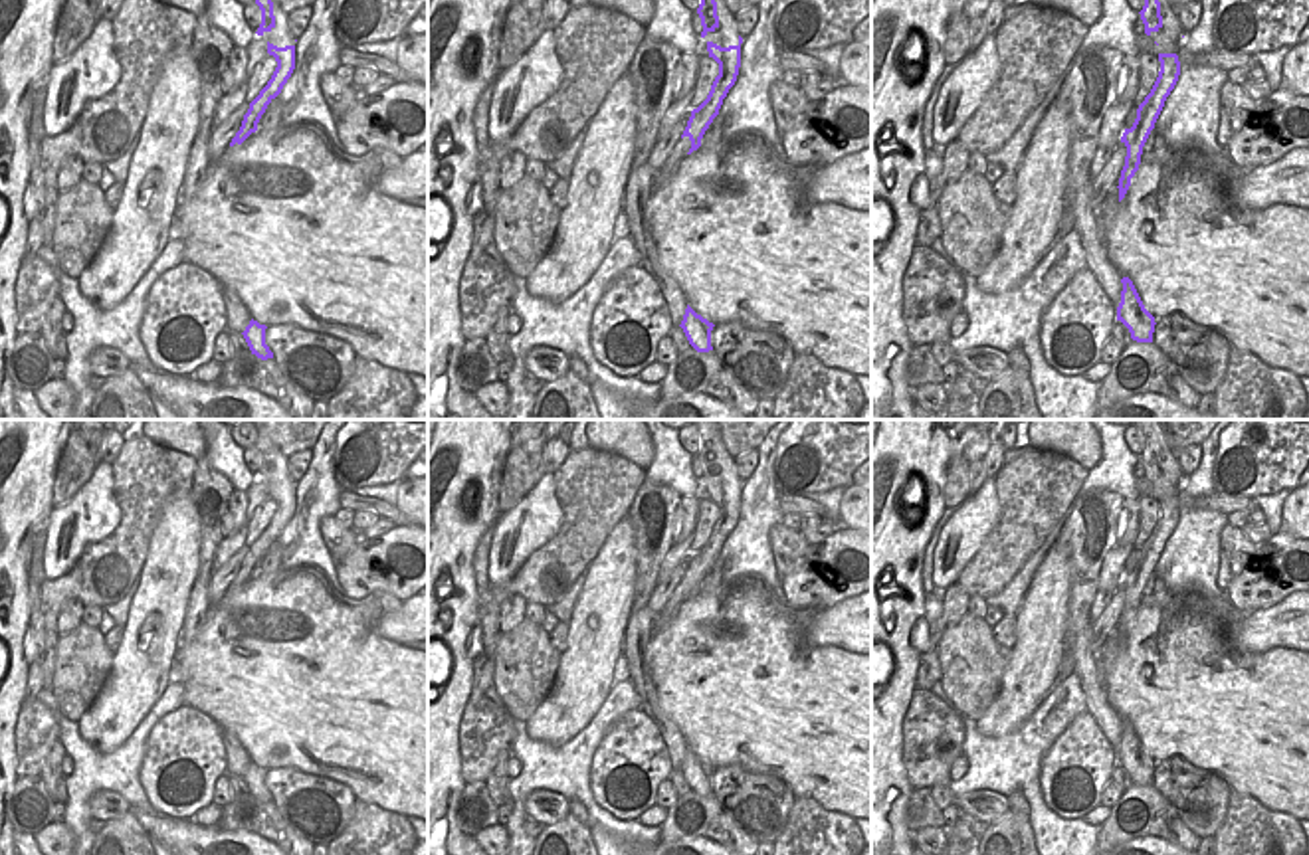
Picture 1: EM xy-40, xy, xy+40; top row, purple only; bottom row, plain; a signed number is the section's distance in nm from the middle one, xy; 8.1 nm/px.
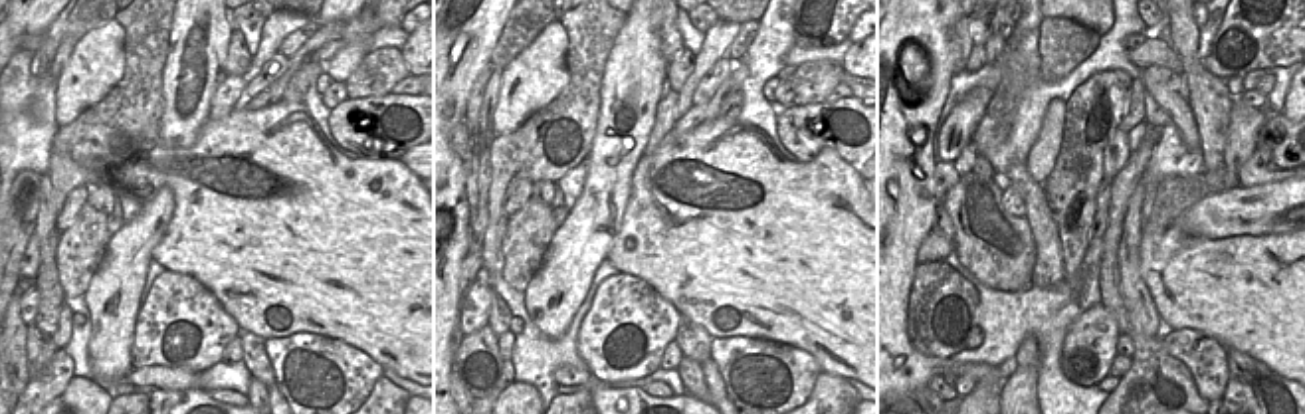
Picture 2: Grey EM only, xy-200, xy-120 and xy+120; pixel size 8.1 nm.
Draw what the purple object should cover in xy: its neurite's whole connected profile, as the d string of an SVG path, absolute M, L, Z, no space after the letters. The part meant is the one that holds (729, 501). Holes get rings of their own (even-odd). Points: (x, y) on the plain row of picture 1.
M739 479L739 487L729 491L721 491L713 485L707 485L709 501L713 501L719 507L719 519L715 521L707 542L697 552L691 554L687 570L681 578L681 582L687 580L691 584L691 592L687 598L691 598L701 590L701 582L705 574L719 558L723 542L727 540L729 532L737 524L741 511L741 487L743 487L741 479Z

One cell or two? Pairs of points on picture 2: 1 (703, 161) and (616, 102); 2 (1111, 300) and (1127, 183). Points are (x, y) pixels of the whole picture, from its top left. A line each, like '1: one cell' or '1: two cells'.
1: two cells
2: one cell

